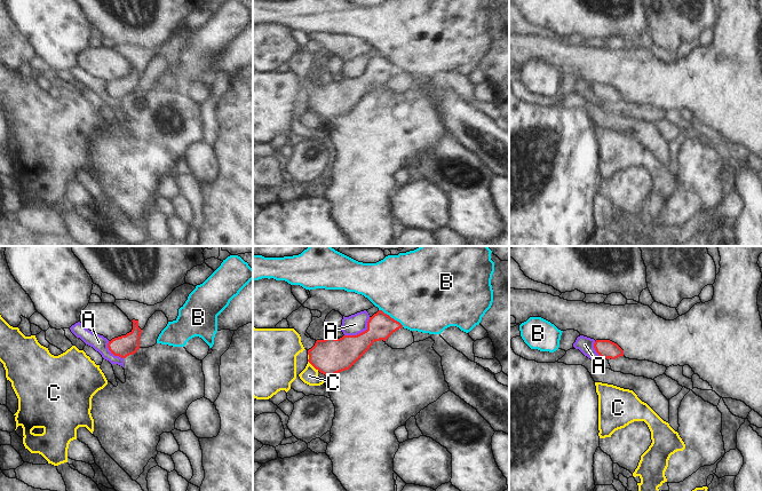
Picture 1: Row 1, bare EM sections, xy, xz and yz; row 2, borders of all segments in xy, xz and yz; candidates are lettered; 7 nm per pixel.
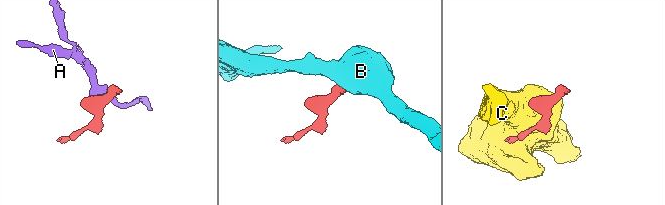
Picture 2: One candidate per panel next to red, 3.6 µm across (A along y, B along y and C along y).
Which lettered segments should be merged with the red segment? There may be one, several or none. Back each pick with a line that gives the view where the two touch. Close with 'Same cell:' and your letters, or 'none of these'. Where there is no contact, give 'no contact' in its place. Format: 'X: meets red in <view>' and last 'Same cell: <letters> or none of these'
Same cell: none of these

